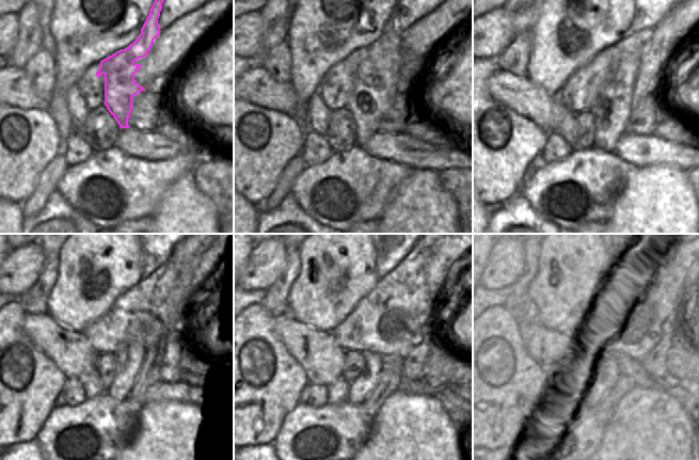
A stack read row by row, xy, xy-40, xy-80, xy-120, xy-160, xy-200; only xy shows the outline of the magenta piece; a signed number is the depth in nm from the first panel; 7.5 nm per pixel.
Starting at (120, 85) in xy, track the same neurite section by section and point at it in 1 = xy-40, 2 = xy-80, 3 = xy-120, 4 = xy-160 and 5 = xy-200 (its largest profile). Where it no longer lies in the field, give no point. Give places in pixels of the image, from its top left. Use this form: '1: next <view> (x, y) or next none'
1: next xy-40 (360, 106)
2: next xy-80 (609, 128)
3: next xy-120 (128, 364)
4: next xy-160 (359, 390)
5: next xy-200 (599, 390)

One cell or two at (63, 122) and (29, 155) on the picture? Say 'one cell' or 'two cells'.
two cells

